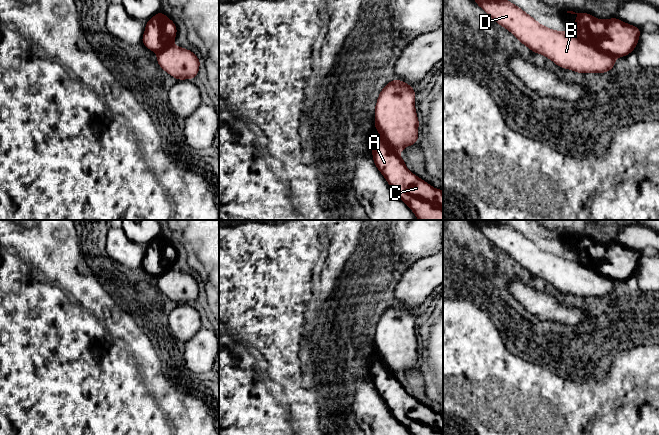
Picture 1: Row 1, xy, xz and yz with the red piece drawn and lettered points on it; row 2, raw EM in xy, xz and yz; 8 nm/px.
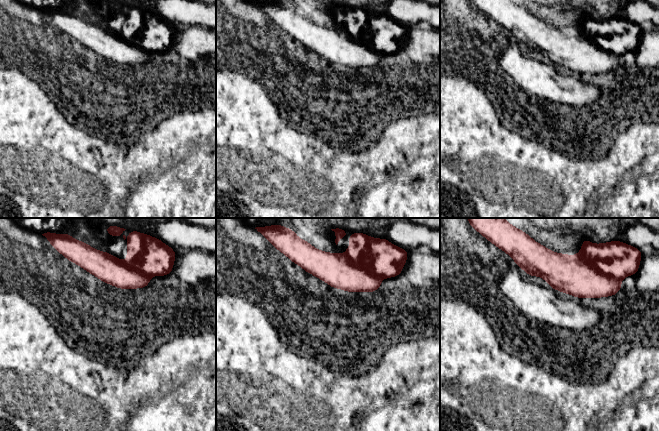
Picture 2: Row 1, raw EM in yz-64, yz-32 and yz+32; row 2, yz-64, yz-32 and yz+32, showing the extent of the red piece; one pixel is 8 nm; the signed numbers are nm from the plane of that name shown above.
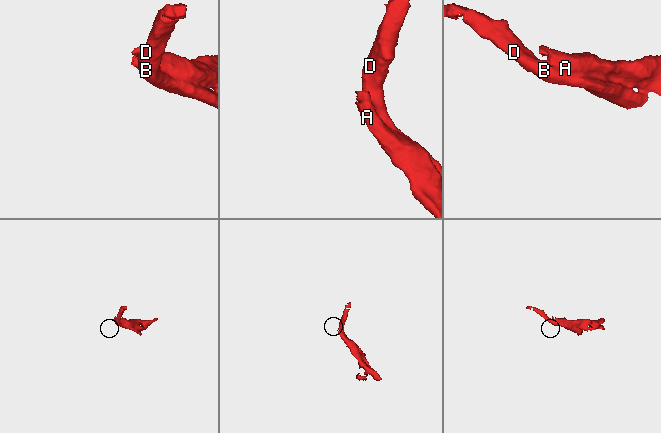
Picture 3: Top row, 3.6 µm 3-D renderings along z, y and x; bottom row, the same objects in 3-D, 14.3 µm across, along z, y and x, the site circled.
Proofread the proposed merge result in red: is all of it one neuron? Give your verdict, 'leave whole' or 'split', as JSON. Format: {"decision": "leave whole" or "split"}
{"decision": "split"}

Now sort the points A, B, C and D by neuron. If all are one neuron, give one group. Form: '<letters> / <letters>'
A C / B D

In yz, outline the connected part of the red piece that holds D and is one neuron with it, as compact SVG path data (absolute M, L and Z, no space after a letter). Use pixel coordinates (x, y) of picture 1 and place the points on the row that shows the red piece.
M474 0L491 18L506 28L524 45L537 54L543 54L557 66L578 73L604 73L613 69L615 56L607 54L581 40L572 31L555 31L538 23L533 17L508 0Z

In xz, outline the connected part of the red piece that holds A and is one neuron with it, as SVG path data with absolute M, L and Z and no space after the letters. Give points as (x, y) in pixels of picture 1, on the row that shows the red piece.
M381 137L378 142L371 141L374 164L385 177L393 192L406 203L419 220L443 220L443 191L433 188L406 166L405 161L394 152Z

